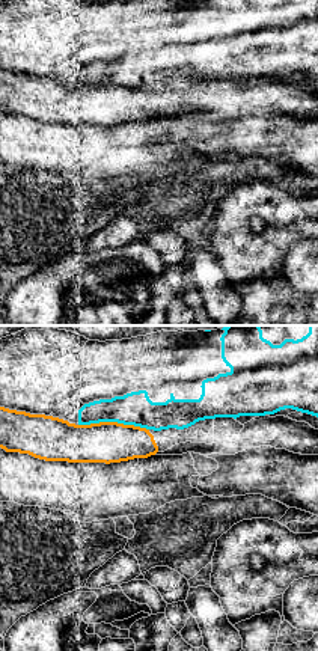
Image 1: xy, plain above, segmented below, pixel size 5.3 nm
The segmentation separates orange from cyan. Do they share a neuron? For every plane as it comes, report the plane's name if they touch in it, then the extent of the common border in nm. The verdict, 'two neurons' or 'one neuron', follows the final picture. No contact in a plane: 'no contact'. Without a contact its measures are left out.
contact in xy; length 380 nm

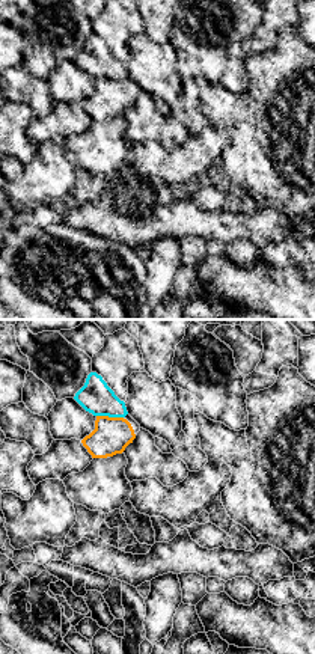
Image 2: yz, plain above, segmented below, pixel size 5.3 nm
contact in yz; length 140 nm

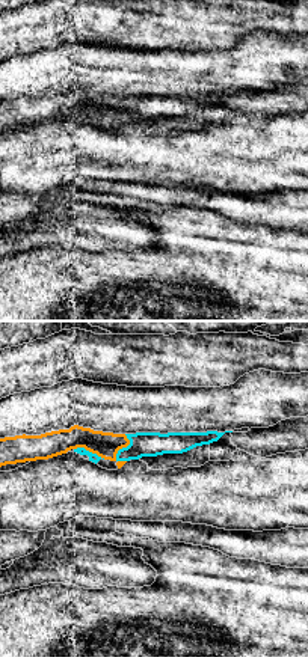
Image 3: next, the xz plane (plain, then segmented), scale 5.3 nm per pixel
contact in xz; length 160 nm

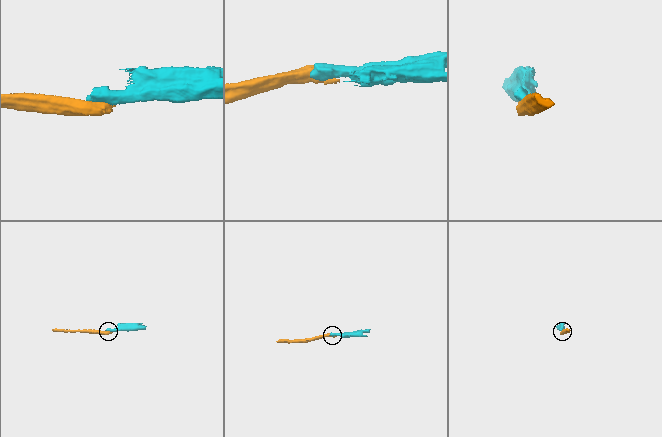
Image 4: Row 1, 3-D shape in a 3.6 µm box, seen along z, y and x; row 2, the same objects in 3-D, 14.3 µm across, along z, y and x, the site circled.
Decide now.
two neurons

